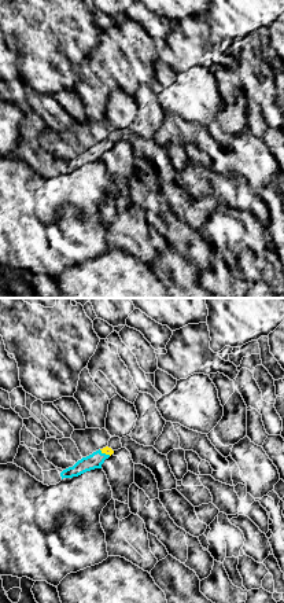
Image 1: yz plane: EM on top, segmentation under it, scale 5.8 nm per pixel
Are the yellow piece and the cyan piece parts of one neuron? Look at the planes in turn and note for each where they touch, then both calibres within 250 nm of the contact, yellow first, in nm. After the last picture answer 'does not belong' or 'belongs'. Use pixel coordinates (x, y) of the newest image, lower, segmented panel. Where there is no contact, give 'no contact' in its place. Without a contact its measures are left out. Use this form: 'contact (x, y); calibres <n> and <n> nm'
contact (104, 452); calibres 50 and 90 nm

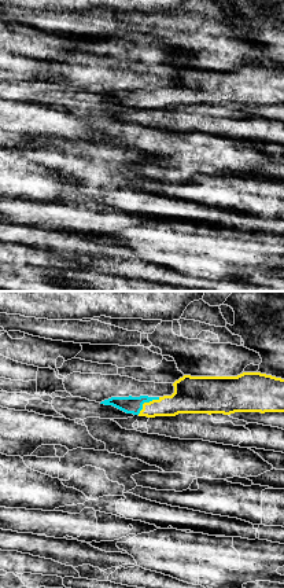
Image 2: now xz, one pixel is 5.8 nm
contact (146, 403); calibres 180 and 100 nm

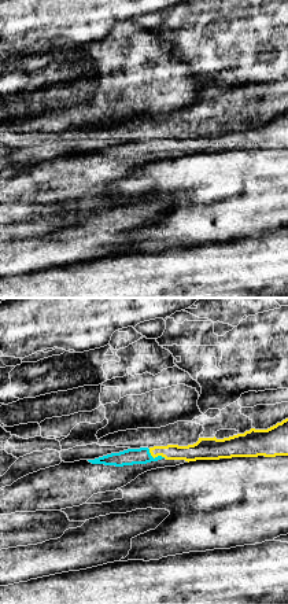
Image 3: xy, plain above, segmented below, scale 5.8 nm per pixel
contact (155, 456); calibres 100 and 100 nm

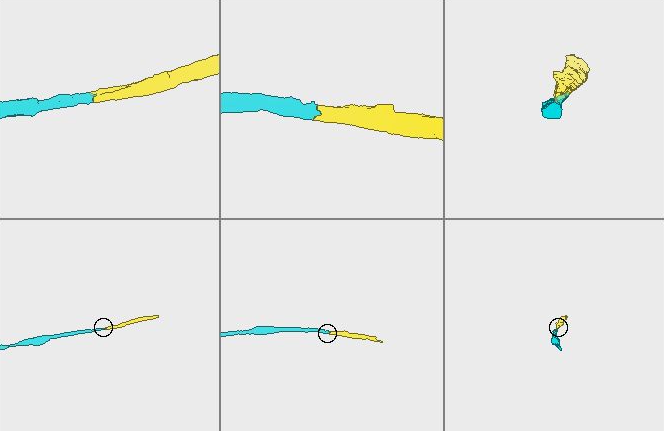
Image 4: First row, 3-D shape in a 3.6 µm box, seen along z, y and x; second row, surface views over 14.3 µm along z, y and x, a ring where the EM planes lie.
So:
belongs

